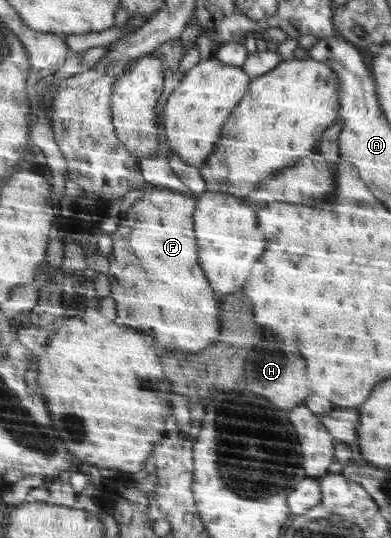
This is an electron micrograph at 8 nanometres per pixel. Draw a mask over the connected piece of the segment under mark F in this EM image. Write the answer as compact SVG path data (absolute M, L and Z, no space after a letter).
M152 184L144 189L145 195L133 204L132 209L122 217L116 232L112 234L113 252L109 257L109 277L112 296L116 300L118 318L122 326L148 332L159 346L168 346L172 351L204 351L222 340L225 324L221 319L221 304L224 296L215 292L201 265L195 227L198 197L190 198L183 192L162 189Z

